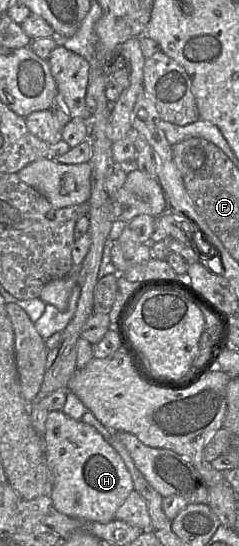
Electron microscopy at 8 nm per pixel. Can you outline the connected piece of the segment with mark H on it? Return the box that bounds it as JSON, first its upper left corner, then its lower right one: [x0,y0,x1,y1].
[42,411,134,523]

